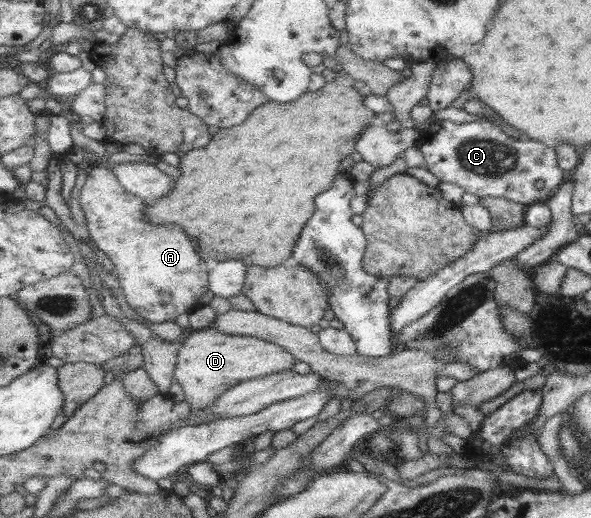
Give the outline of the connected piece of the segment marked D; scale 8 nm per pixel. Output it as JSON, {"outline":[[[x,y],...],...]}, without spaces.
{"outline":[[[212,326],[206,329],[190,330],[184,346],[179,348],[179,361],[175,380],[184,388],[186,392],[185,400],[192,404],[193,410],[199,410],[199,408],[209,408],[223,394],[229,392],[231,388],[247,380],[292,371],[297,361],[297,358],[280,343],[275,343],[264,338],[261,339],[257,336],[226,334]]]}

